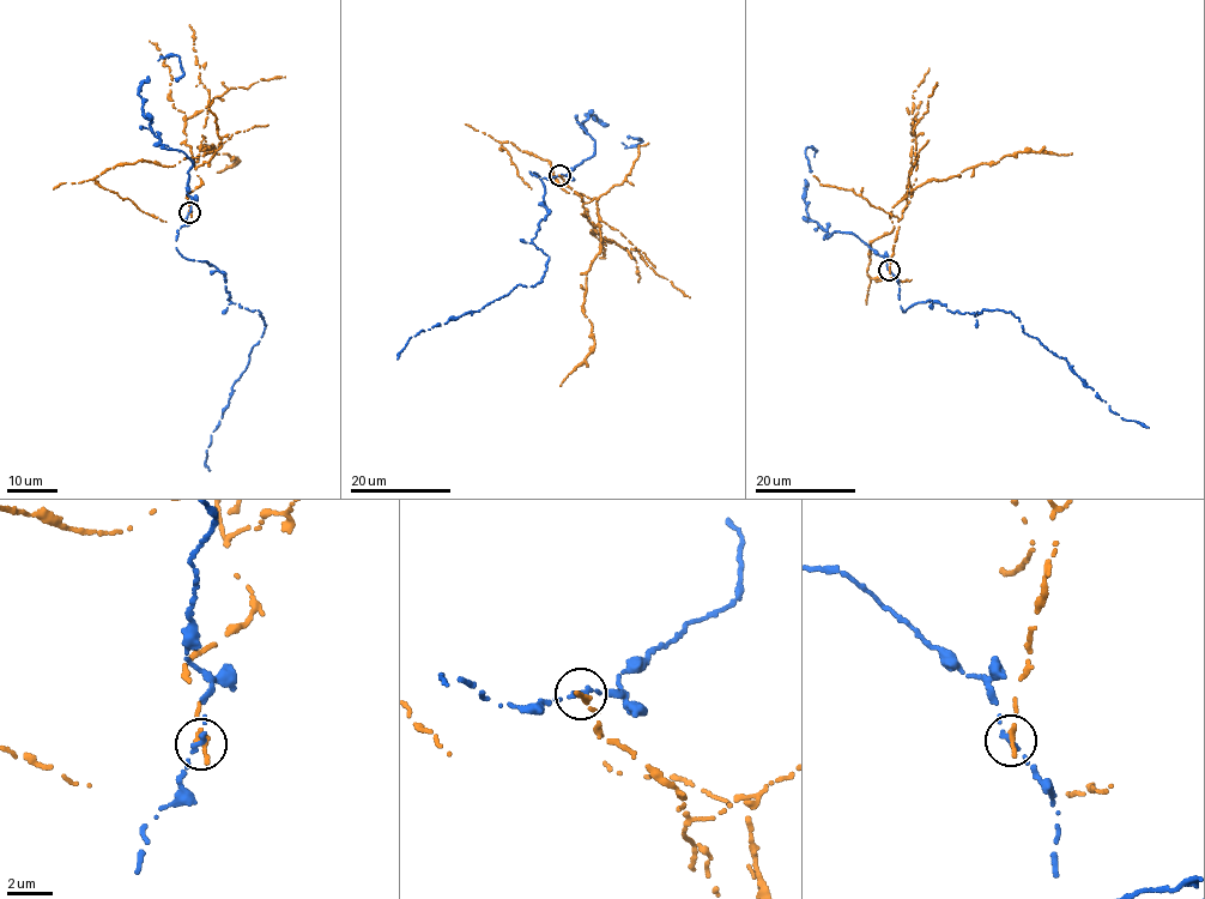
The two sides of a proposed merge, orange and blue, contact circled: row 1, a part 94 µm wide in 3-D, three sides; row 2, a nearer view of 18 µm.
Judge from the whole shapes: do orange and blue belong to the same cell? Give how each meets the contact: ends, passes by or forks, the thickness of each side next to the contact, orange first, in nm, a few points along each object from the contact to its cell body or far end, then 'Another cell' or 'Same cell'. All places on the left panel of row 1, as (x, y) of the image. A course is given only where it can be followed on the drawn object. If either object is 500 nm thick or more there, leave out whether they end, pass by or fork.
At the ring orange ends. At the ring blue ends. Thickness 360 nm (orange) against 280 nm. Course of orange: (189, 212), (187, 194), (201, 182), (194, 161), (205, 148), (170, 167), (141, 160), (95, 178), (167, 221). Course of blue: (189, 212), (176, 249), (215, 265), (228, 300), (260, 312), (265, 326), (211, 439), (209, 470). Another cell

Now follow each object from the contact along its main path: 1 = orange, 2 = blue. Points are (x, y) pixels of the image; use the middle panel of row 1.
1: (561, 175), (598, 224), (595, 201), (564, 189), (549, 162), (503, 142), (518, 175), (532, 189)
2: (561, 175), (528, 170), (543, 183), (546, 209), (532, 239), (549, 258), (542, 282), (422, 330), (397, 360)

